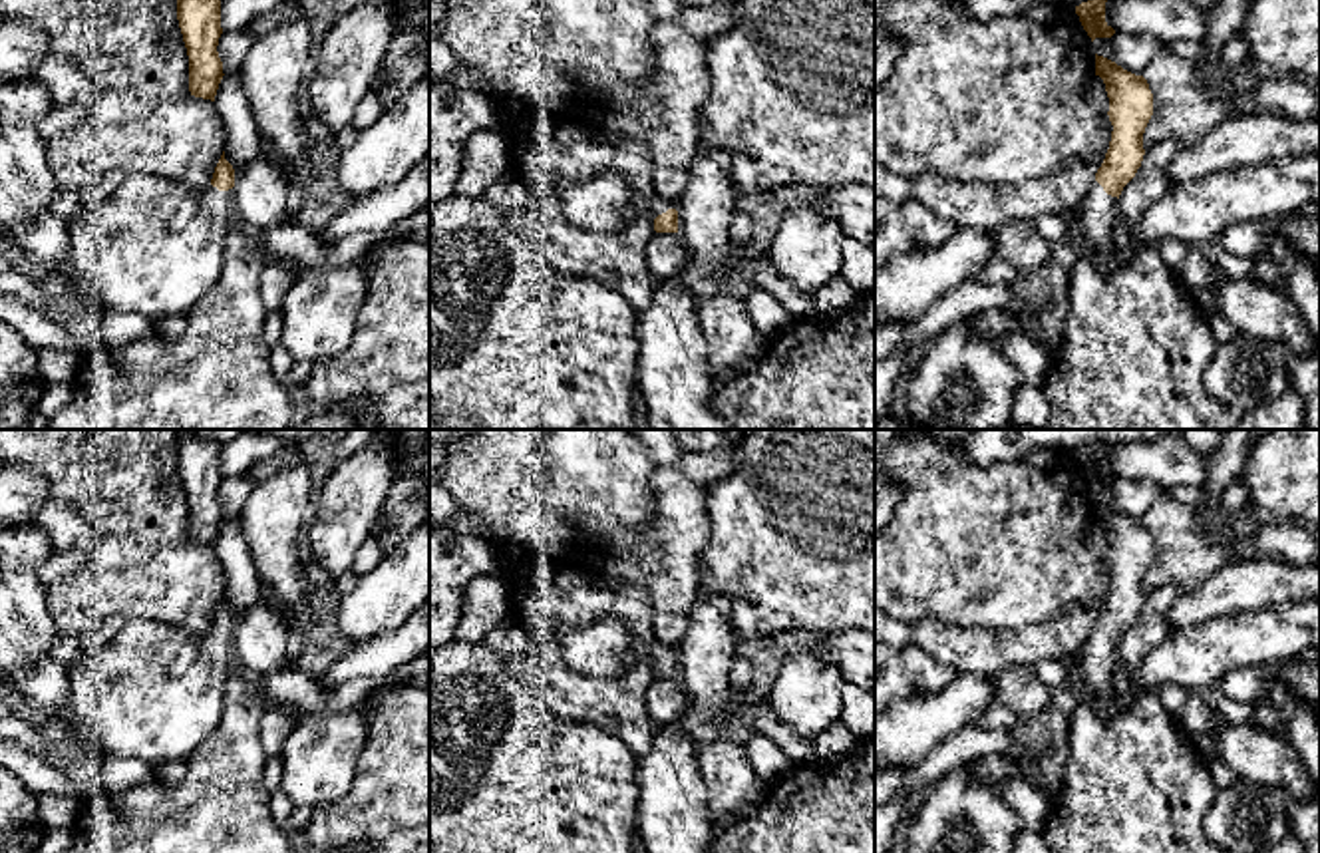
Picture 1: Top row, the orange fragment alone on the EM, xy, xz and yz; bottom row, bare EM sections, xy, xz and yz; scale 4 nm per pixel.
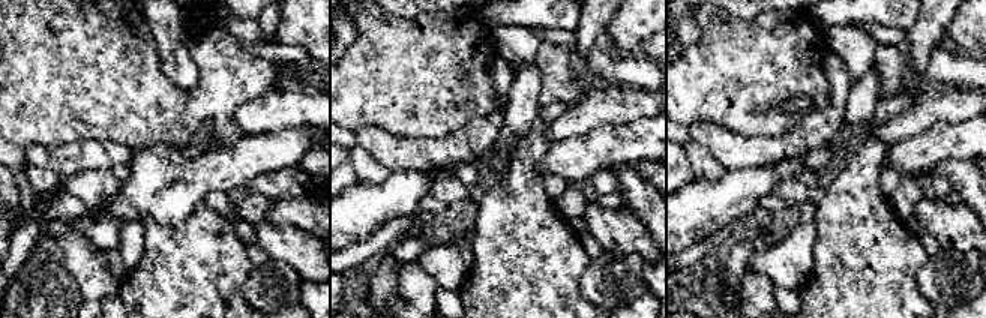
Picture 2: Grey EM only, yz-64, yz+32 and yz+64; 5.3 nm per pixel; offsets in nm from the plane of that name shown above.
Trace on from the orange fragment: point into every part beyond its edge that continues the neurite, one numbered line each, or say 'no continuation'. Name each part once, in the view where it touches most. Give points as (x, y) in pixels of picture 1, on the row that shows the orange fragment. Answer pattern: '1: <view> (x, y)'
1: yz (1197, 211)

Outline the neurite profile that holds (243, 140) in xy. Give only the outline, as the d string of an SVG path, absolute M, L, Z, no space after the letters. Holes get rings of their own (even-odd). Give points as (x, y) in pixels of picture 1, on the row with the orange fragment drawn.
M239 74L223 76L213 103L227 131L225 159L237 173L262 155L260 131L247 103Z

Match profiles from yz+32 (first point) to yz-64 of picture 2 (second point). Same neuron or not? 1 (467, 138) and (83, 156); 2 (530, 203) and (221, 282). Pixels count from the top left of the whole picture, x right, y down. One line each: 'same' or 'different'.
1: same
2: same

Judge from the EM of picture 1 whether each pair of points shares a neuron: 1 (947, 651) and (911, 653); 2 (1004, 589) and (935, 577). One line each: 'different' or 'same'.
1: different
2: same

